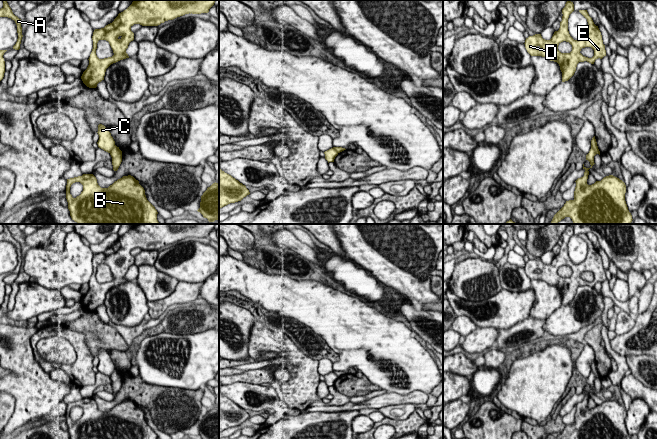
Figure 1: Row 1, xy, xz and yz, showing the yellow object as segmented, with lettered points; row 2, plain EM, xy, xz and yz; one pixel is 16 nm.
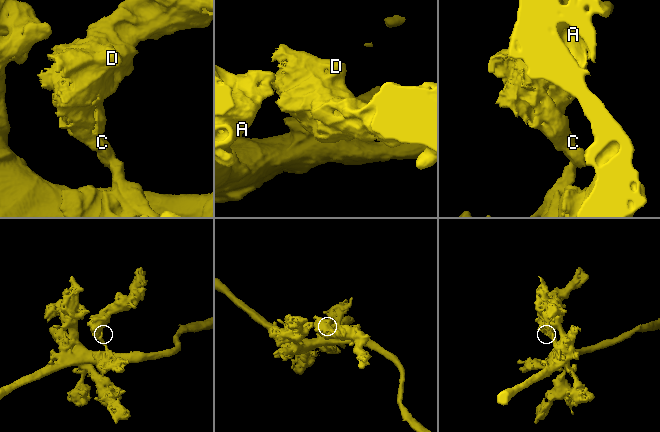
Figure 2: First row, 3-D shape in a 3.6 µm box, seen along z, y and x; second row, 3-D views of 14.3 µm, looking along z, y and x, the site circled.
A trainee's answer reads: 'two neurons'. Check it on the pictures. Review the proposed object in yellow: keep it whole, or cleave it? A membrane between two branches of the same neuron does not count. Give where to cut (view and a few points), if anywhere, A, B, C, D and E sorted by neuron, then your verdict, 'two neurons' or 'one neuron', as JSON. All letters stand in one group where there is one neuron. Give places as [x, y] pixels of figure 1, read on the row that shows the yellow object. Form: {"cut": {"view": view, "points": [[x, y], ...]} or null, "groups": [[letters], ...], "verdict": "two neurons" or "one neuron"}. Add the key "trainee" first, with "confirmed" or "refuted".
{"trainee": "confirmed", "cut": {"view": "xy", "points": [[115, 145], [109, 152]]}, "groups": [["A", "B"], ["C", "D", "E"]], "verdict": "two neurons"}

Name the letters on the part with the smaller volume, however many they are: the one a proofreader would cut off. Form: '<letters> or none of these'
C, D, E

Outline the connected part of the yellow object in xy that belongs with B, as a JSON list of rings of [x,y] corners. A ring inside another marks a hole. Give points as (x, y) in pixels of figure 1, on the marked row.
[[[93,174],[67,179],[66,199],[72,220],[78,224],[160,224],[157,220],[157,210],[147,200],[144,188],[133,176],[123,176],[108,188],[101,188]],[[80,182],[83,191],[73,198],[70,187]]]

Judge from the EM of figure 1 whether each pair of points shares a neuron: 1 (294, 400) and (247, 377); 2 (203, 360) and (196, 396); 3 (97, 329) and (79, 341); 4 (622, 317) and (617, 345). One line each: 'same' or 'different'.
1: different
2: different
3: different
4: different

